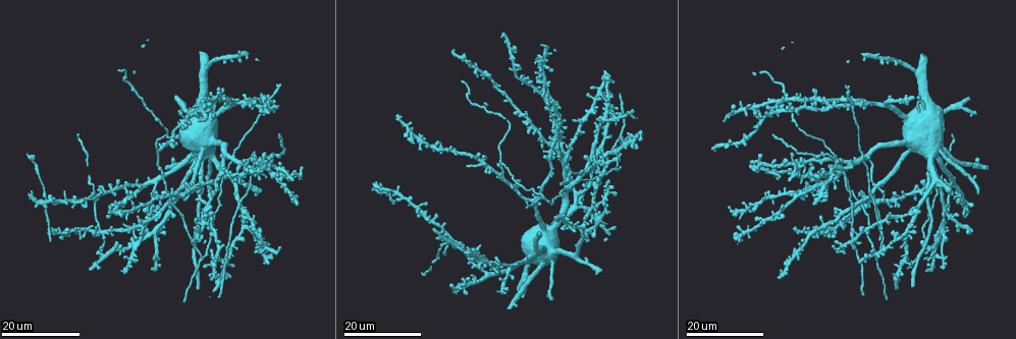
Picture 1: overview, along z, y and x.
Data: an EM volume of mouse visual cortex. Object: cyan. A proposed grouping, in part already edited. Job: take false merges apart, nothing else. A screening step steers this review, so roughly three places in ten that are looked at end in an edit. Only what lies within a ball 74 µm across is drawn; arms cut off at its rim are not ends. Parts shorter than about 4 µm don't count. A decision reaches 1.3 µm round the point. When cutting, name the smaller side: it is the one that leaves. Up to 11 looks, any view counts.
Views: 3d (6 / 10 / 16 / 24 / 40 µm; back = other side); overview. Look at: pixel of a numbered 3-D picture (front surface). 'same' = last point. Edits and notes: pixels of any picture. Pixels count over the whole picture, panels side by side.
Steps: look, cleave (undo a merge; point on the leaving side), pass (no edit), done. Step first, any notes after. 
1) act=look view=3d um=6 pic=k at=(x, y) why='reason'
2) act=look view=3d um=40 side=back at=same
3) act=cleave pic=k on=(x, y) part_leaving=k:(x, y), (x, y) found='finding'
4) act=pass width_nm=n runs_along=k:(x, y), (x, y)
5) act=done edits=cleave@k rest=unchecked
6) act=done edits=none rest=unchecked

act=look view=3d um=24 pic=1 at=(396, 194) why='four or more arms meet'

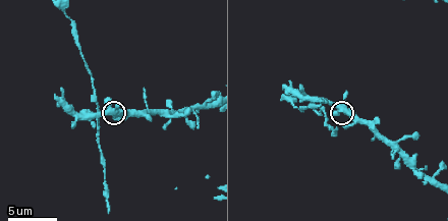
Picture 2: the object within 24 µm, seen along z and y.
act=look view=3d um=6 pic=2 at=(110, 109) why='closer look'

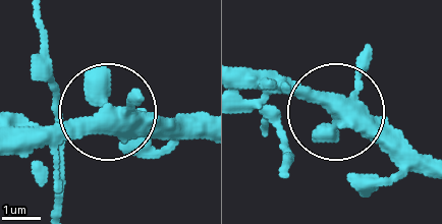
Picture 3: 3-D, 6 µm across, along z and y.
act=pass side_arm_um=8 runs_along=3:(428, 172), (389, 159), (330, 111), (262, 92), (242, 75) found='one cell here'

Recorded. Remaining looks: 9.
act=look view=3d um=24 pic=1 at=(503, 174) why='looks like a crossing'

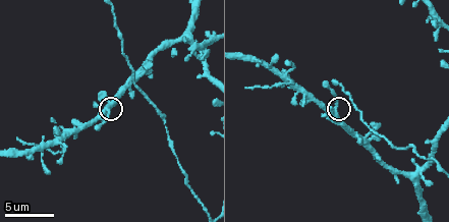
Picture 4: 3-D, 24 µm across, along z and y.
act=look view=3d um=6 pic=4 at=(108, 109)

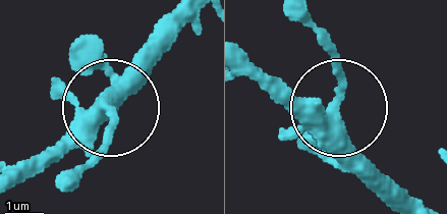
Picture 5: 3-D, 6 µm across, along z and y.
act=pass arms=5 runs_along=5:(404, 198), (339, 129), (330, 36) found='all the same cell'

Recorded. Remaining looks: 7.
act=look view=3d um=10 pic=4 at=(289, 80) why='looks like a crossing'

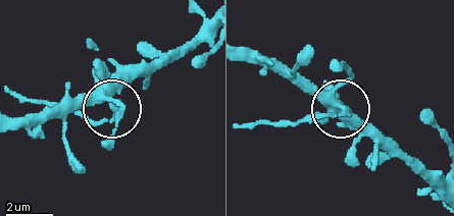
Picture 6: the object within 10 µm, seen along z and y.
act=pass arms=5 found='all the same cell'

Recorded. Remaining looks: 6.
act=look view=3d um=16 pic=1 at=(845, 170)

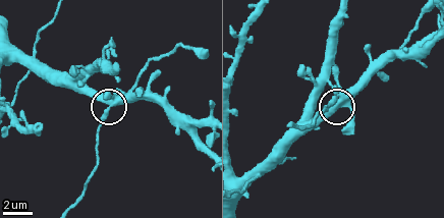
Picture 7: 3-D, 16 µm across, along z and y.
act=look view=3d um=10 pic=7 at=(334, 98)

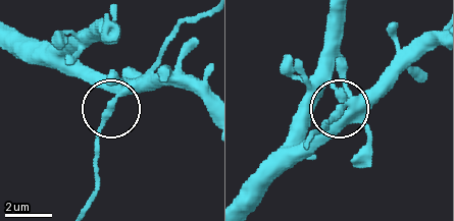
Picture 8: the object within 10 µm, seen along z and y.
act=pass side_arm_um=26 found='one cell here'

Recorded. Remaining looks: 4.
act=look view=3d um=24 pic=1 at=(509, 266) why='branch point'

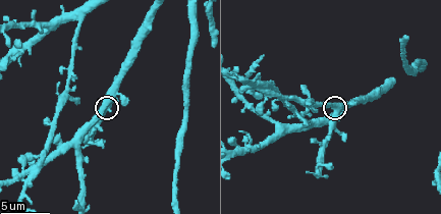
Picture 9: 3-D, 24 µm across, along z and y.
act=look view=3d um=6 pic=9 at=(106, 102)

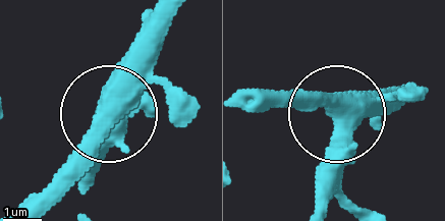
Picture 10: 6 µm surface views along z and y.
act=pass width_nm=480 found='one cell here'

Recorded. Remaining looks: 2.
act=done edits=none rest=unchecked

